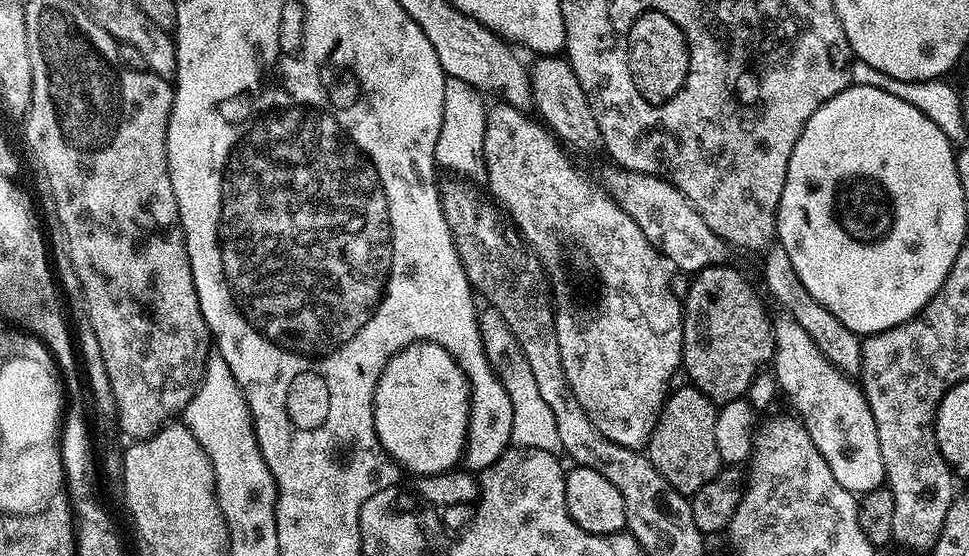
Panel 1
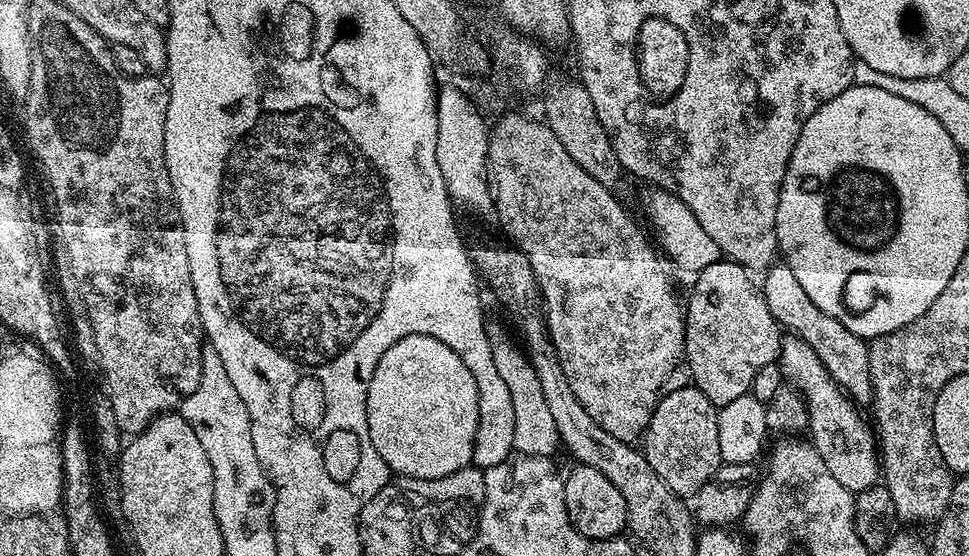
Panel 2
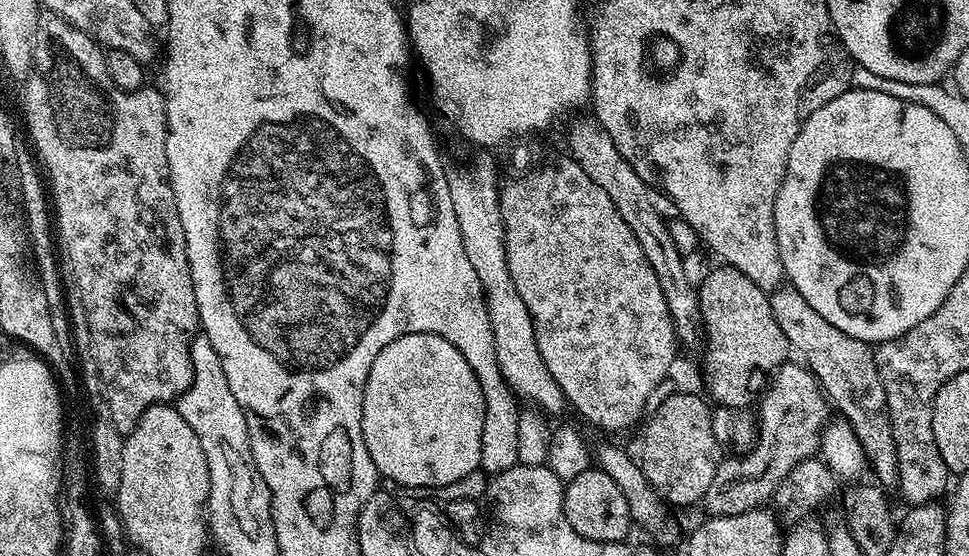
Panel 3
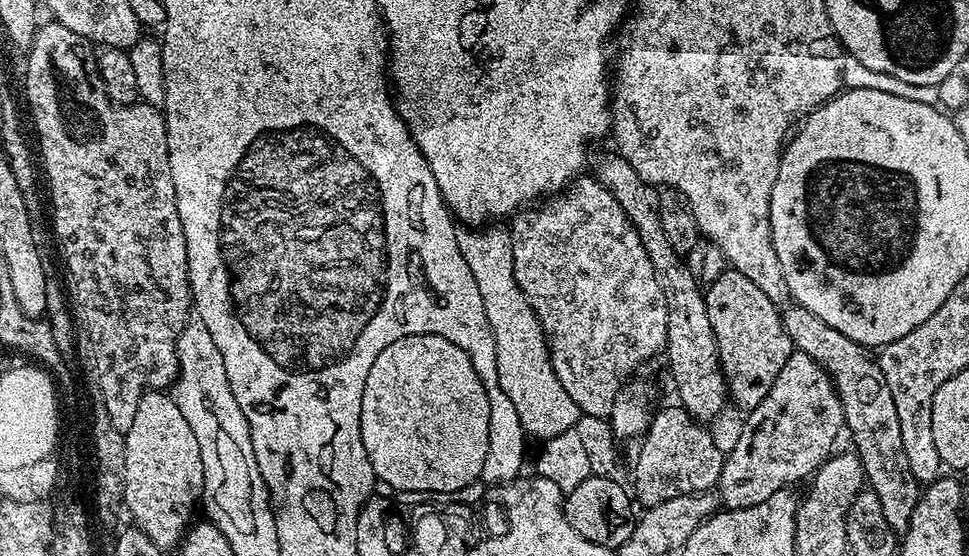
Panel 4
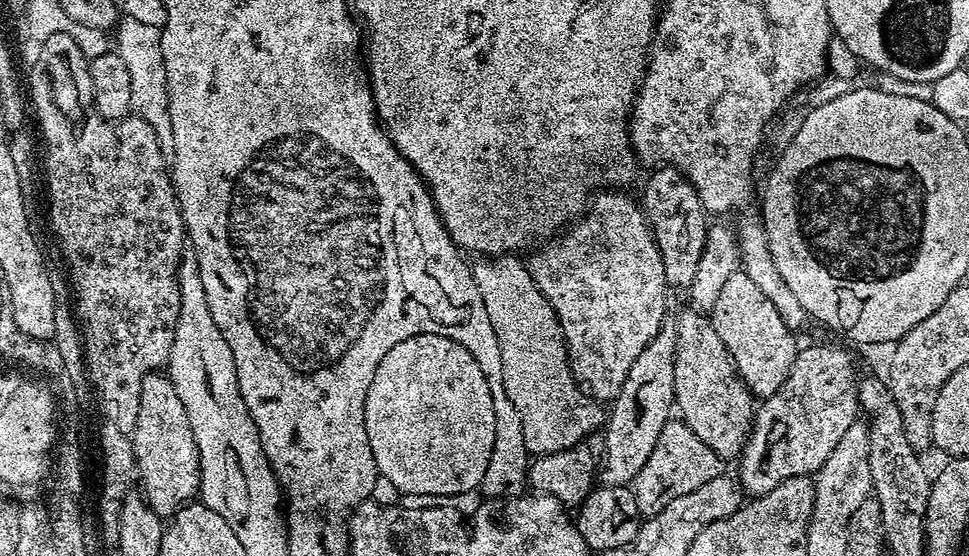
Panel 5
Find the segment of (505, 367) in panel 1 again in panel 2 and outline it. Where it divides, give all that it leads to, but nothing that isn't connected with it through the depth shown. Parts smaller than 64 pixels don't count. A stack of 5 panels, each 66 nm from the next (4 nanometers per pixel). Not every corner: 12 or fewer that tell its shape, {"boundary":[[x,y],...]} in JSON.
{"boundary":[[486,322],[494,366],[509,387],[514,450],[553,457],[560,435],[530,359]]}

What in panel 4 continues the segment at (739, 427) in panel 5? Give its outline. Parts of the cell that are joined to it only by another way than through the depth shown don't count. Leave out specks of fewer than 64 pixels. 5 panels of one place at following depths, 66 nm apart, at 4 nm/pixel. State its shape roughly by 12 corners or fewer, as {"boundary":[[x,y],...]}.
{"boundary":[[610,152],[594,176],[638,230],[668,311],[679,407],[730,397],[705,289],[666,236],[659,191]]}

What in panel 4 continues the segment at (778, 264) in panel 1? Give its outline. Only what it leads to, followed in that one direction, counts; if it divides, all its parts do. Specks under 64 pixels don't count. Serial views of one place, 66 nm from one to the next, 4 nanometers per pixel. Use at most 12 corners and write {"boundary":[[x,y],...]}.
{"boundary":[[783,309],[793,349],[821,364],[851,447],[894,532],[922,484],[898,409],[863,344],[810,310]]}

